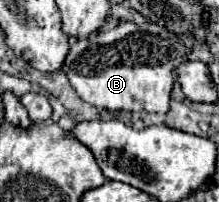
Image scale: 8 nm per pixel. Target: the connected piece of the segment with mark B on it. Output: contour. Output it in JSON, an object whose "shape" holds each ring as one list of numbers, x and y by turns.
{"shape":[[121,22,113,30,73,42,61,72,69,78,75,92,97,108,107,108,111,112,167,112,175,82,173,68,183,60,185,46,165,26]]}

